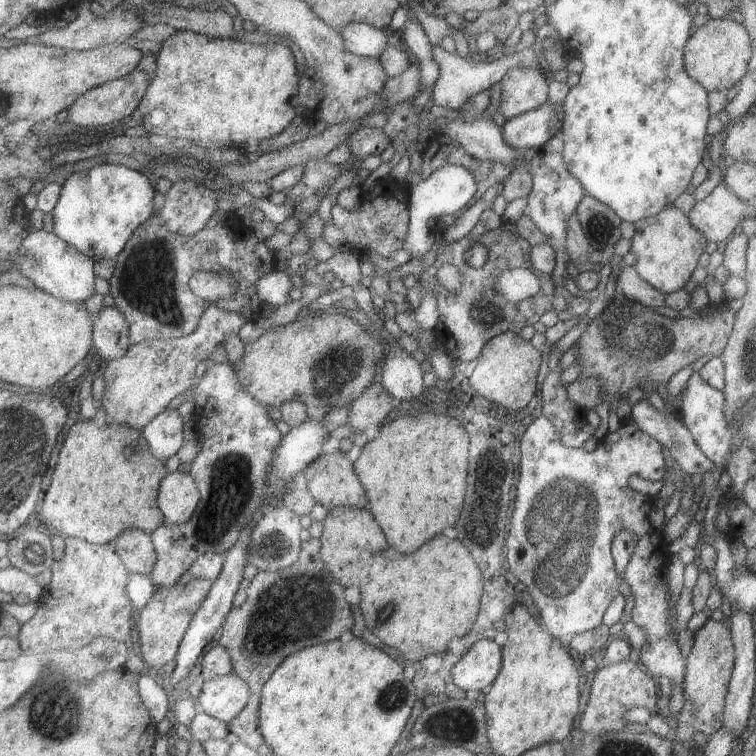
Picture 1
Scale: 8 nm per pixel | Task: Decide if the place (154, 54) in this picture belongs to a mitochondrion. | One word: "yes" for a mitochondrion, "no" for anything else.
no

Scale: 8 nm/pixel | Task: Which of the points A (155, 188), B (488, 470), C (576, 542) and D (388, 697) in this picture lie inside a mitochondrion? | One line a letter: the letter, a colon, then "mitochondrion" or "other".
A: other
B: other
C: mitochondrion
D: mitochondrion

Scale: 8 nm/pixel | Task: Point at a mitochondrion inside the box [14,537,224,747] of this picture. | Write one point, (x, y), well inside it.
(53, 712)

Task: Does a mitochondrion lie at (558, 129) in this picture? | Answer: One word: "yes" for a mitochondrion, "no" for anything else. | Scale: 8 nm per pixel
no

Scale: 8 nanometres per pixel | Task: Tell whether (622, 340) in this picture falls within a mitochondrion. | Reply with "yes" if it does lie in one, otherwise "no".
yes

